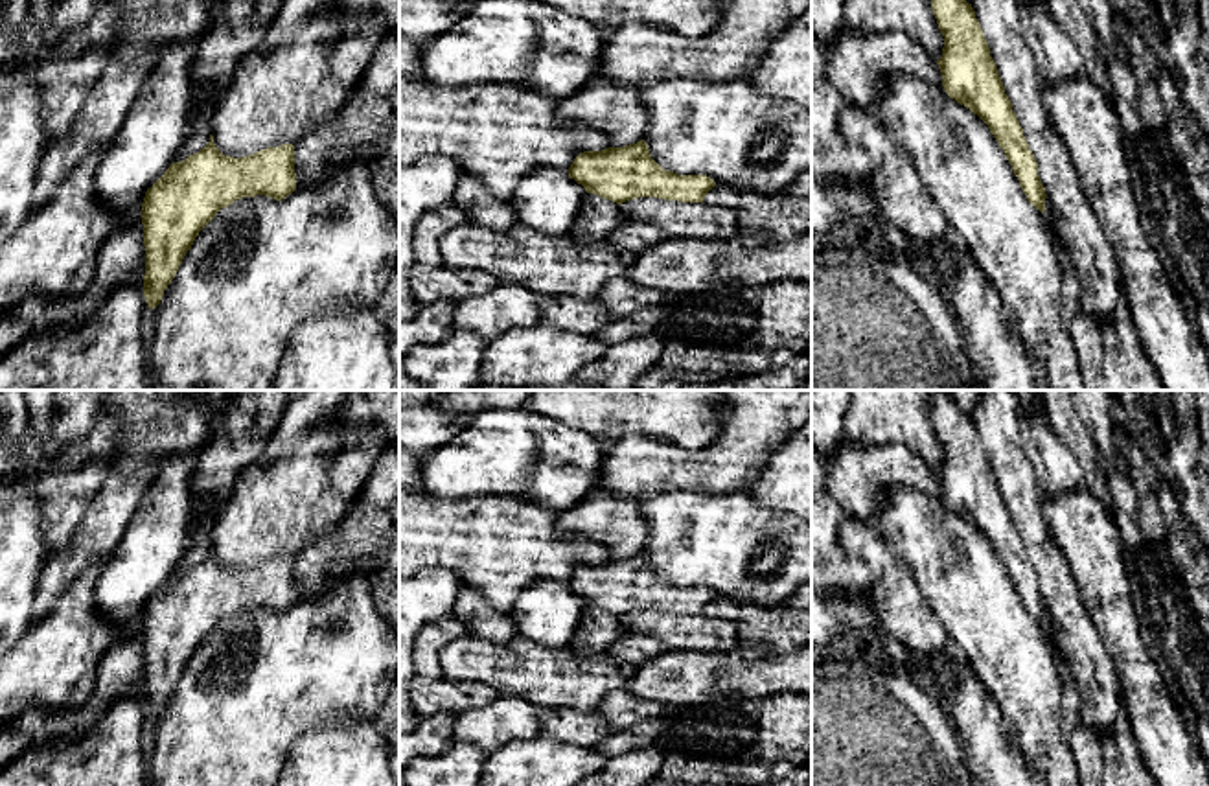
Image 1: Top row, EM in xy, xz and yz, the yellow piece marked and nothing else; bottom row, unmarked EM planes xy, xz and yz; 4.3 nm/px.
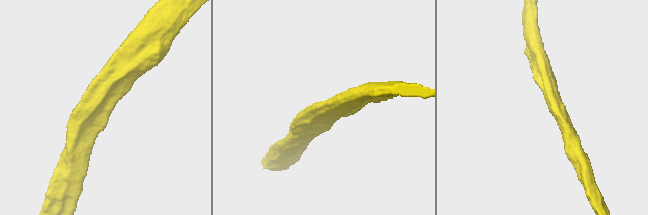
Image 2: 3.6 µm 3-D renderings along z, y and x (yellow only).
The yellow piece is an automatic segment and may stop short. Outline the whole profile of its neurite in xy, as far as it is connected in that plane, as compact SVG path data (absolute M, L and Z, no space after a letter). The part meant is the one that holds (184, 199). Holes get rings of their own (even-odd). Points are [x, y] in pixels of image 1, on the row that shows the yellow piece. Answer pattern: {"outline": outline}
{"outline": "M210 134L210 142L182 162L173 162L145 191L142 202L145 274L144 296L153 309L153 331L147 342L147 363L153 390L272 390L278 368L296 328L320 313L337 313L350 306L377 307L394 271L399 267L399 223L374 190L370 169L363 162L348 162L322 180L298 188L294 173L294 145L282 144L254 155L234 158L223 155Z"}

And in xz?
{"outline": "M674 77L642 90L648 110L644 138L624 147L583 151L569 177L616 204L639 197L703 202L716 184L754 193L778 193L812 169L812 110L760 94L749 81Z"}

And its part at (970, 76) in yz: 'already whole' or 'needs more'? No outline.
needs more

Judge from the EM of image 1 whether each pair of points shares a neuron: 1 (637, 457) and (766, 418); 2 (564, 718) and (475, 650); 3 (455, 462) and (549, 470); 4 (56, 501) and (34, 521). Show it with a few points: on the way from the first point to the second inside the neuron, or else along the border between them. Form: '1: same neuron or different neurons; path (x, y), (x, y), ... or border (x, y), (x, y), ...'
1: same neuron; path (668, 464), (720, 464), (735, 450)
2: different neurons; border (538, 705), (569, 707), (580, 713), (595, 709)
3: same neuron; path (479, 462), (525, 462)
4: different neurons; border (26, 472), (46, 518), (50, 554)

